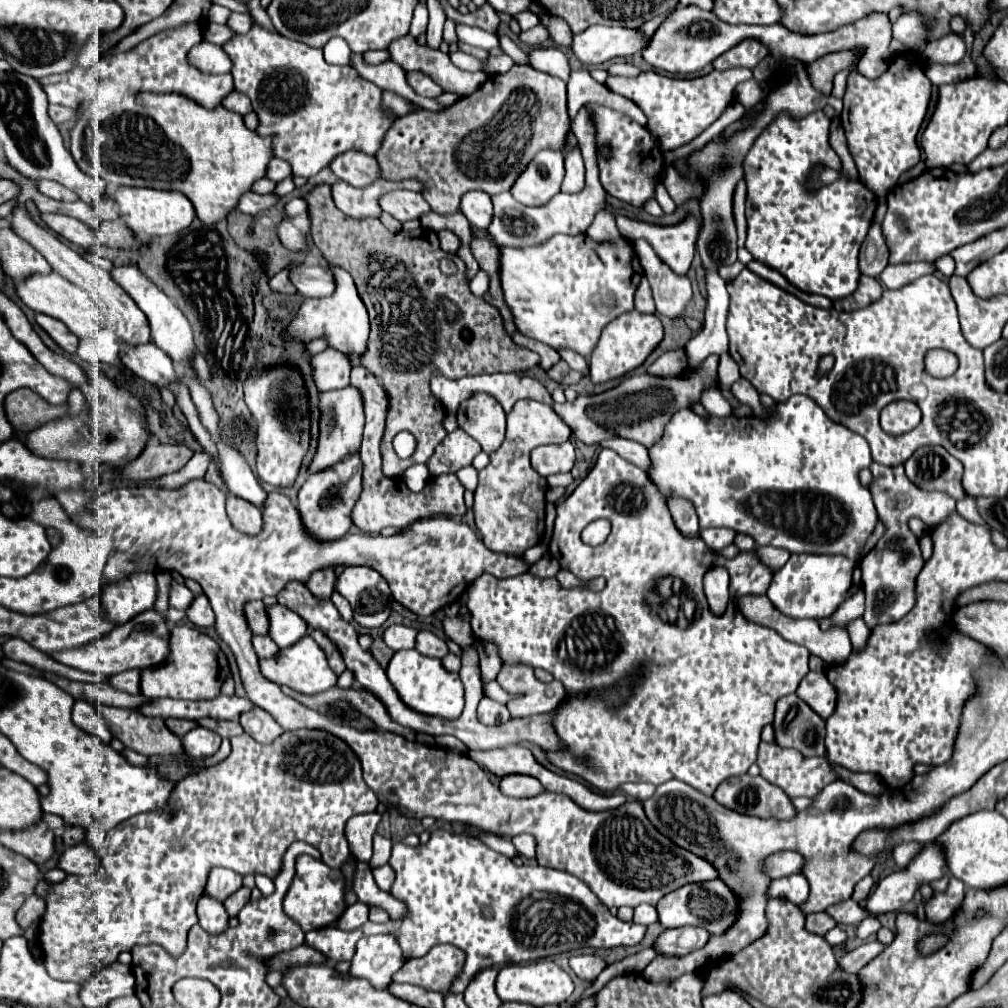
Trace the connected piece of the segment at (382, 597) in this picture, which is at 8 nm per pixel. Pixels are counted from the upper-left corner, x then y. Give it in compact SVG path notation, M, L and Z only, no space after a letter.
M348 565L336 581L336 591L342 593L354 611L354 619L362 627L380 627L392 609L392 593L382 575L364 565Z

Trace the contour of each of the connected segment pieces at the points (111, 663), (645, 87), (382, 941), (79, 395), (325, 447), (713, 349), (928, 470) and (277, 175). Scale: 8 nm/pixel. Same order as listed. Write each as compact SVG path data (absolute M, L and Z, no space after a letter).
M156 609L138 613L128 623L116 625L106 637L96 639L86 647L52 653L52 657L64 665L70 665L70 667L76 667L82 671L100 673L106 677L112 677L112 675L118 675L118 673L130 671L130 669L158 667L168 659L168 655L170 655L170 625L168 625L164 613L160 613Z
M750 69L712 71L704 77L676 79L664 77L654 71L642 71L638 77L608 77L606 85L610 91L632 99L648 117L650 135L658 141L660 149L676 149L696 139L708 129L734 101L734 89L738 83L752 79Z
M374 935L358 943L356 955L348 975L356 979L366 979L372 987L386 989L392 981L392 975L404 965L402 949L394 935Z
M74 387L74 389L70 391L70 395L68 395L68 405L70 405L68 415L76 415L76 413L80 413L80 411L84 409L84 403L86 403L84 393L82 393L78 387Z
M344 387L344 389L334 389L334 391L326 391L320 395L320 443L318 443L318 451L316 457L310 465L310 471L320 471L326 469L330 465L334 465L336 461L340 461L342 457L346 457L352 451L360 449L360 441L362 441L362 429L364 429L364 415L362 415L362 393L358 391L358 387Z
M728 299L724 311L706 311L704 329L686 343L688 365L694 367L708 355L728 353L728 335L726 335L726 313L728 313Z
M928 445L916 449L904 467L906 477L922 491L942 491L956 501L968 497L960 485L964 467L944 447Z
M272 159L270 165L268 165L268 173L266 173L266 177L272 179L272 181L276 181L276 183L280 183L282 179L290 177L290 173L292 173L290 163L286 163L284 159Z

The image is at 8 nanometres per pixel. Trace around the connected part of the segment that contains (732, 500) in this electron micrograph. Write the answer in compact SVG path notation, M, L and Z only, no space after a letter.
M792 395L786 403L778 403L776 405L776 415L770 421L762 421L756 417L702 417L696 415L692 409L682 409L678 411L670 423L666 425L666 433L664 437L650 447L650 457L652 457L652 469L650 469L650 479L654 481L654 485L662 491L662 495L674 493L680 497L686 497L694 503L696 513L700 517L700 529L708 529L708 527L728 527L734 529L736 533L746 533L750 537L756 539L758 545L774 545L774 547L782 547L788 549L790 553L816 553L816 555L844 555L848 559L854 559L854 563L860 565L862 561L862 547L866 547L870 535L874 533L874 527L878 525L878 513L872 501L872 495L866 487L862 487L858 473L864 467L870 467L872 463L872 455L870 455L870 447L866 443L866 439L834 421L830 421L824 411L806 395Z

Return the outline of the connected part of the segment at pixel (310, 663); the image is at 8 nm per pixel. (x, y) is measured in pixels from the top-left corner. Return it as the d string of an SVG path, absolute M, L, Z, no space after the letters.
M310 635L304 637L300 643L294 643L292 647L278 651L278 655L270 659L260 659L260 671L266 679L278 685L288 685L290 689L306 695L322 693L334 687L338 681L338 675L334 675L334 671L330 671L330 665L326 663L326 653L322 651L322 647L318 647L318 643Z

